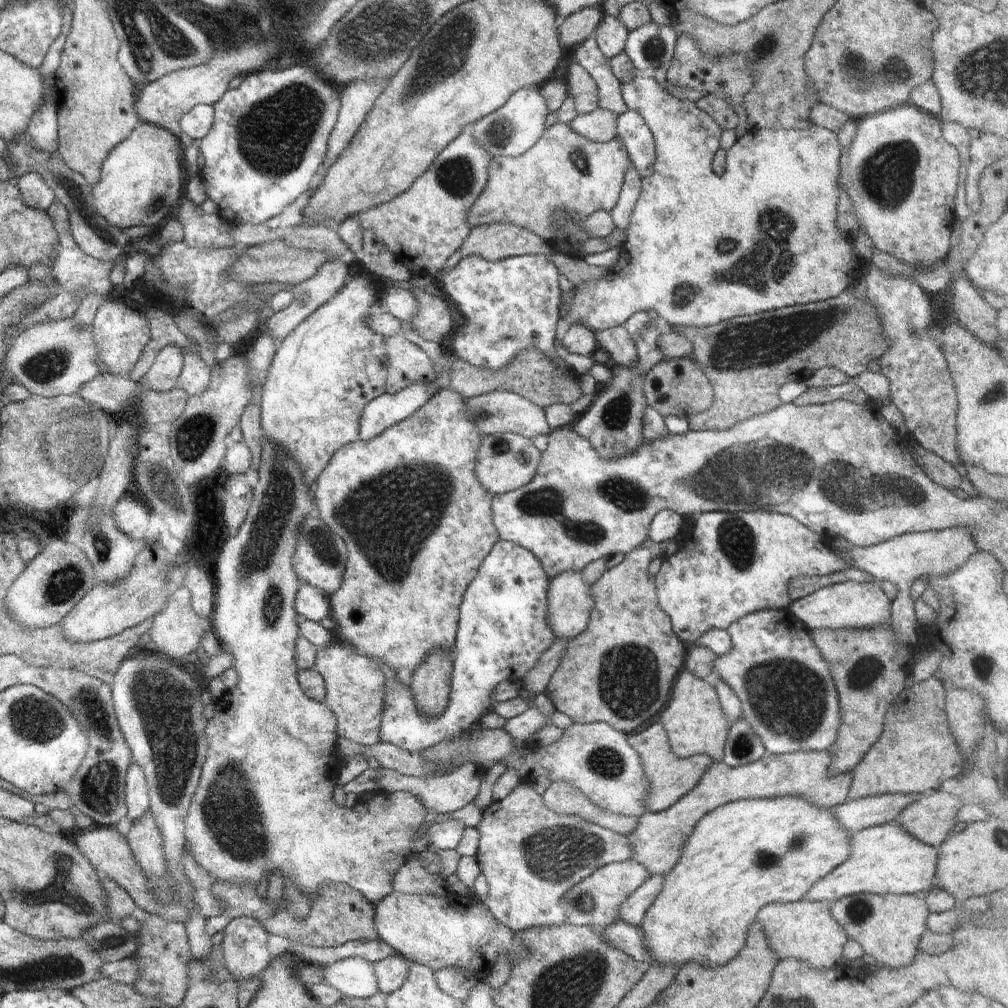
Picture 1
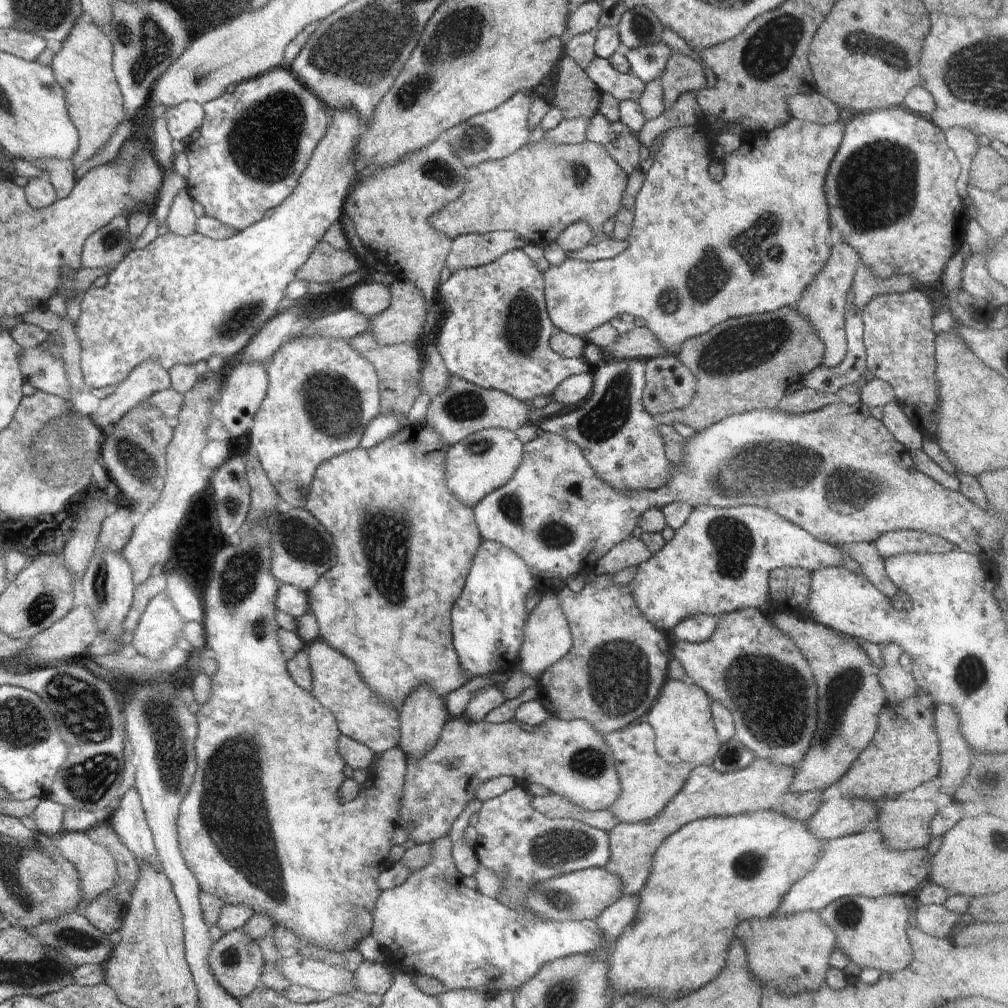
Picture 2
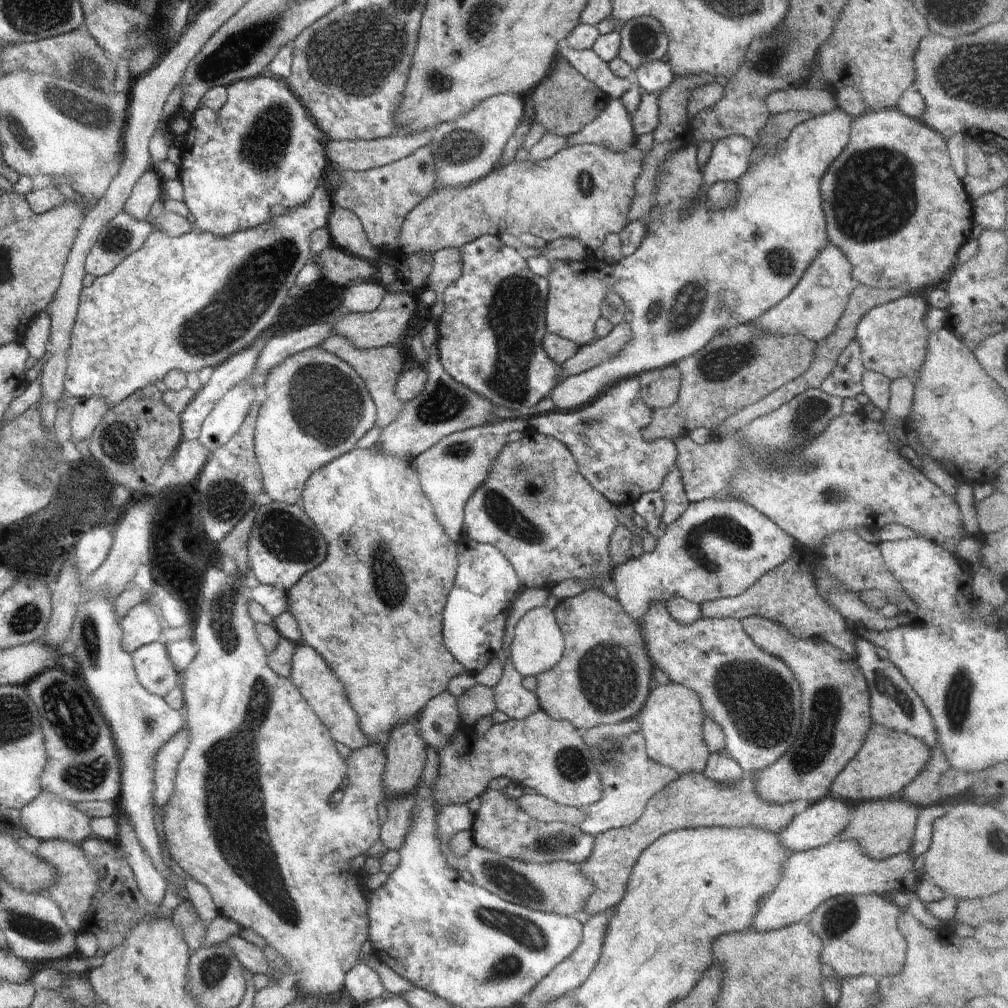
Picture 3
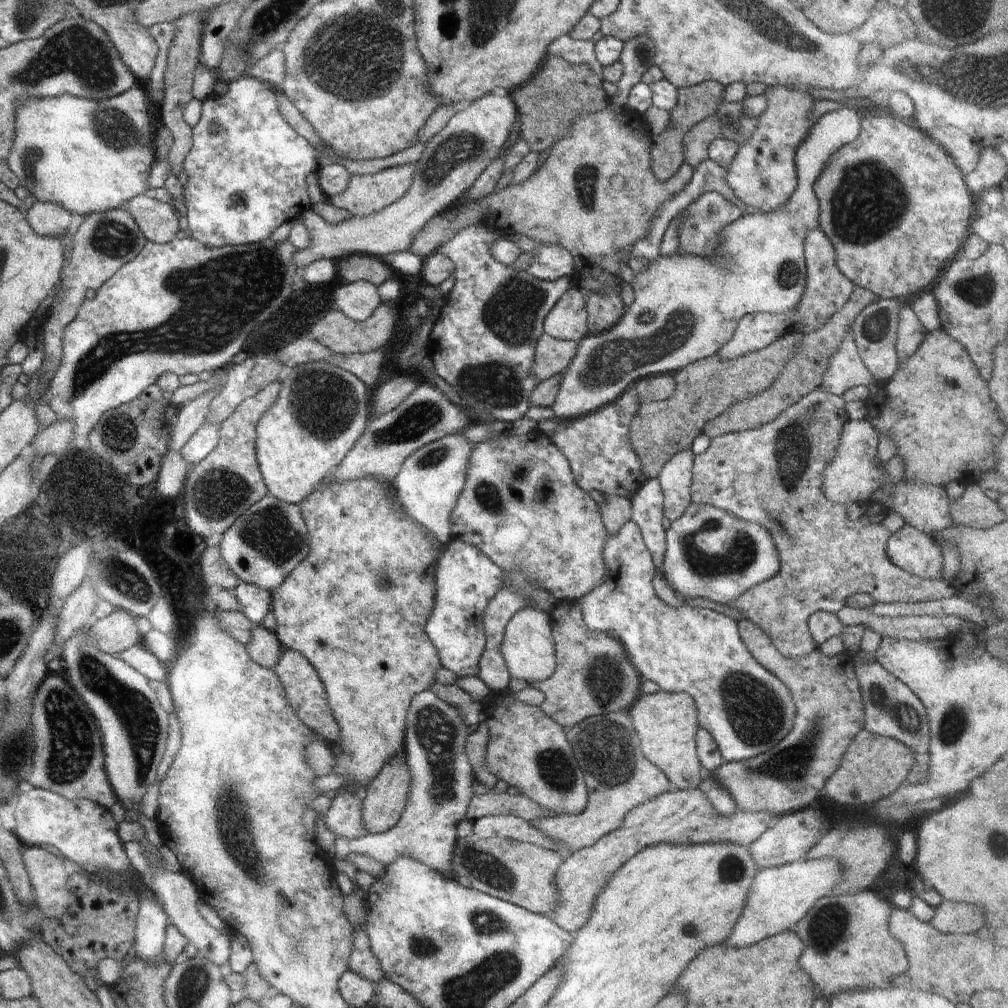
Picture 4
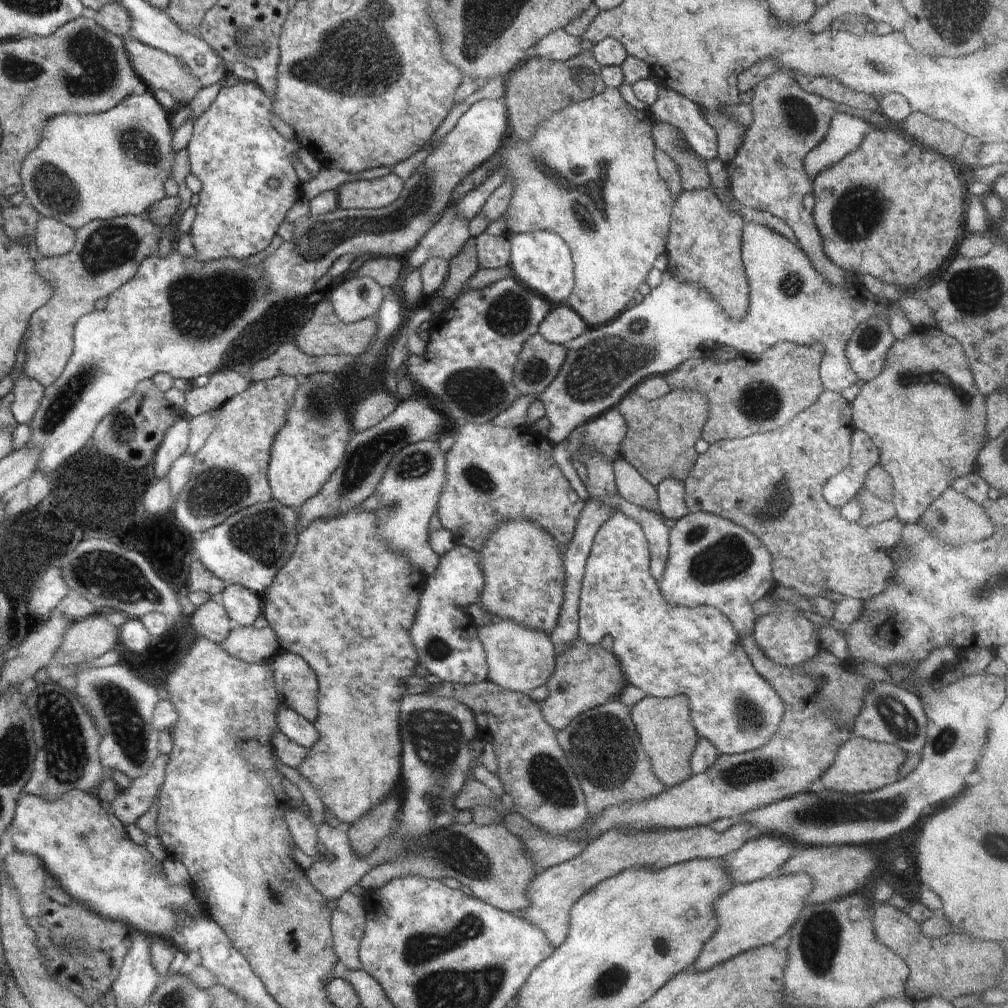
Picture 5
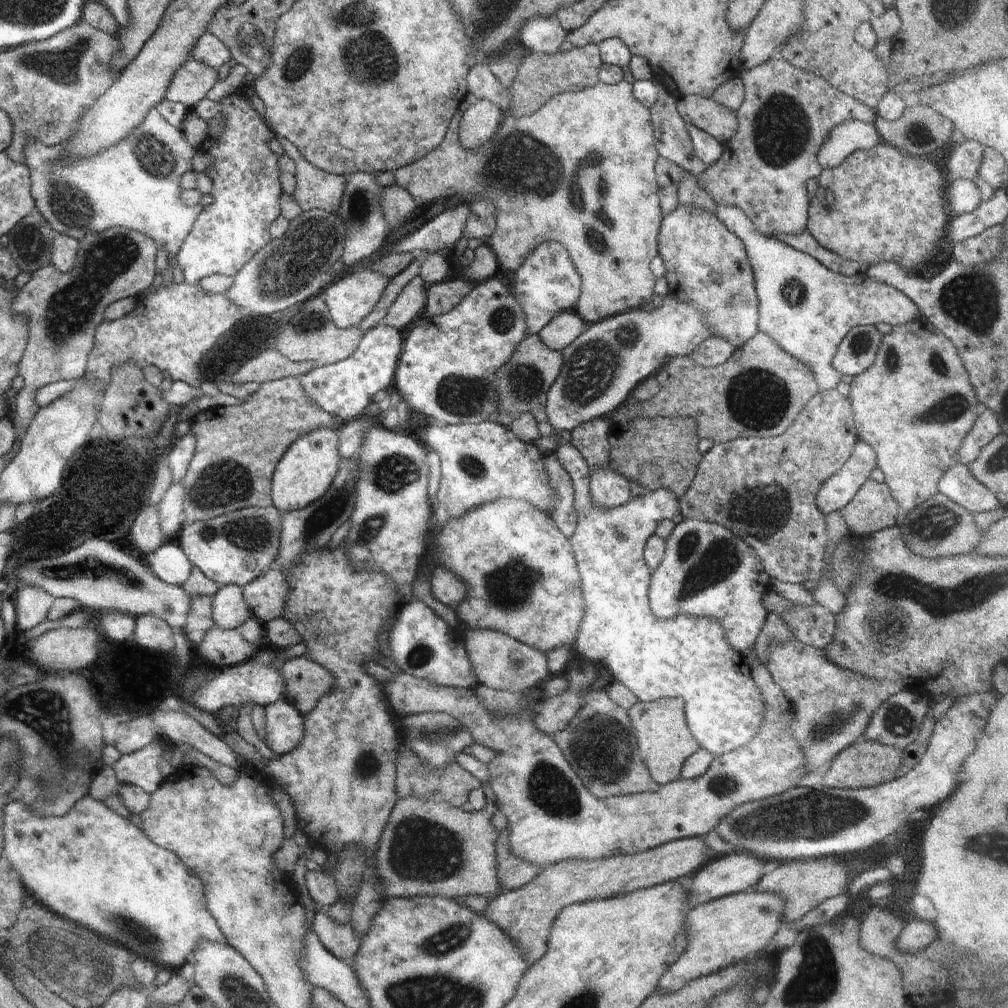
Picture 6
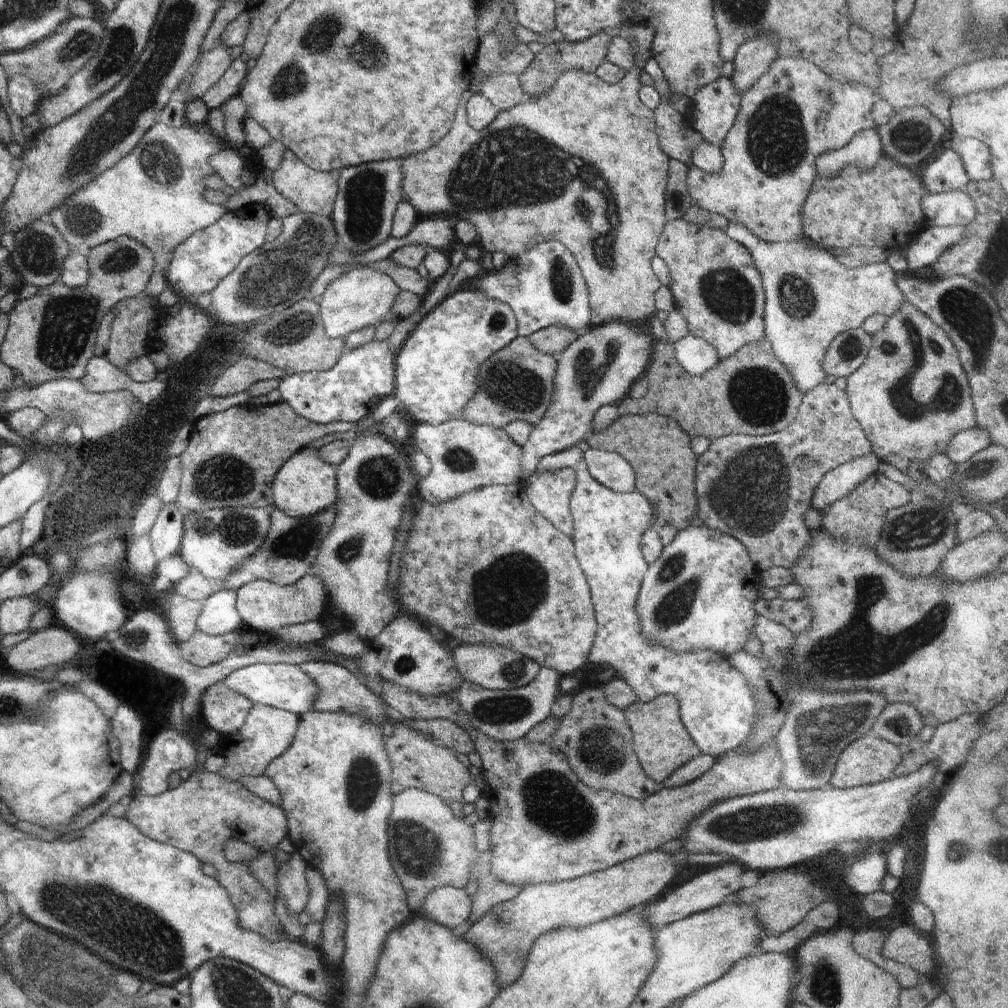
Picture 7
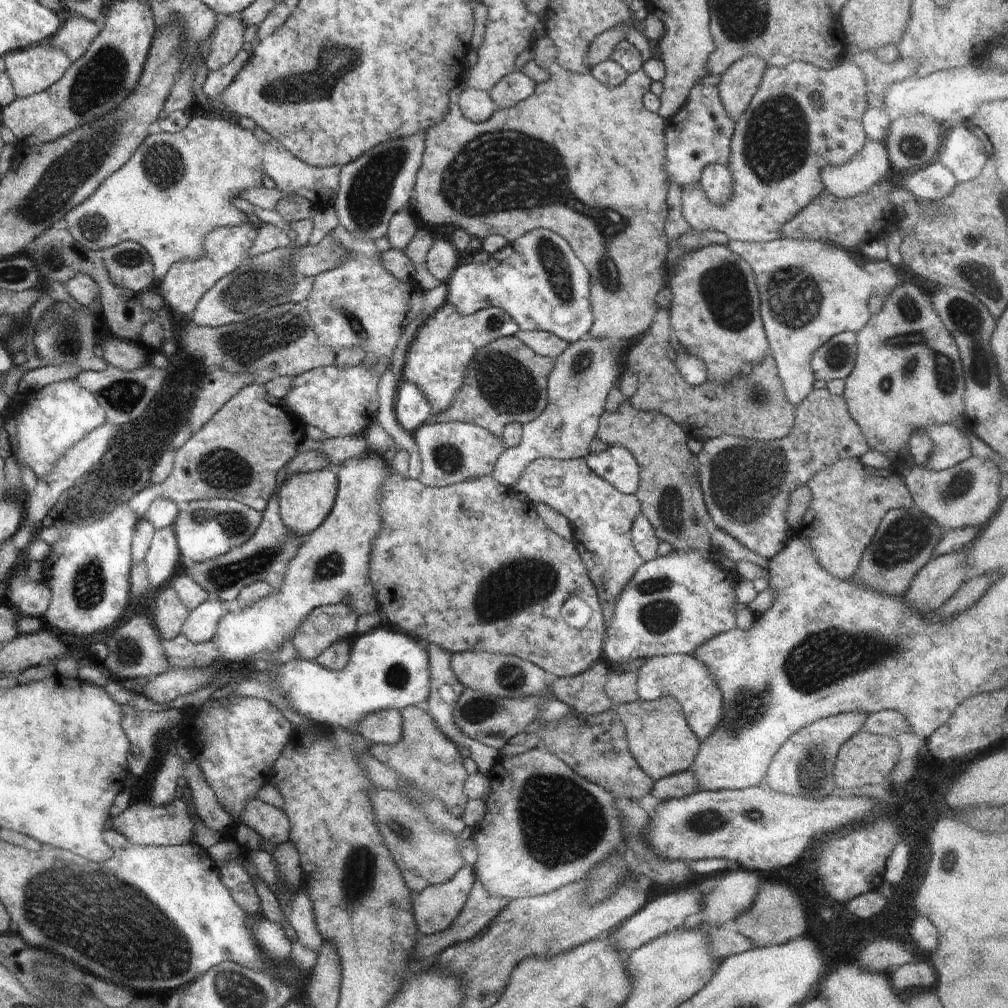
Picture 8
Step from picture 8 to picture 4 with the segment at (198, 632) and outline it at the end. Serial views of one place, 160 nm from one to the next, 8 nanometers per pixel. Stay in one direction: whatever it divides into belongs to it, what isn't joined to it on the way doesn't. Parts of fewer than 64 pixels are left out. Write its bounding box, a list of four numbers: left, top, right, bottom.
[234,582,271,626]

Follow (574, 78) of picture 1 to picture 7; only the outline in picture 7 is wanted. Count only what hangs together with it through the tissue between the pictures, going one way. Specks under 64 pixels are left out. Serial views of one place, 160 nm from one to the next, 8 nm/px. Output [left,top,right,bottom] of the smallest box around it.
[518,33,610,100]

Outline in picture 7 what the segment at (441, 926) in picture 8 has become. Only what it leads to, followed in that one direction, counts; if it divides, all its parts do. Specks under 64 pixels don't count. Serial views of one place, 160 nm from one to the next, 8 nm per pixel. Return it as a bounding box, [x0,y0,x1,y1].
[418,887,472,930]

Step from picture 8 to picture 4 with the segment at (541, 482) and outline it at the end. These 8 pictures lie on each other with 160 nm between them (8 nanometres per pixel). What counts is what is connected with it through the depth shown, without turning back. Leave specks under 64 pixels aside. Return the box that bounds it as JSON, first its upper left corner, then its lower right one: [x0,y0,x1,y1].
[579,450,796,763]

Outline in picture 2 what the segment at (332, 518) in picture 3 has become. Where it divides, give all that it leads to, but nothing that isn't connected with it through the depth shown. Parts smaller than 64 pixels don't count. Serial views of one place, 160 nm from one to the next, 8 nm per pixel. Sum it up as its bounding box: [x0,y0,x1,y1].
[305,424,483,703]

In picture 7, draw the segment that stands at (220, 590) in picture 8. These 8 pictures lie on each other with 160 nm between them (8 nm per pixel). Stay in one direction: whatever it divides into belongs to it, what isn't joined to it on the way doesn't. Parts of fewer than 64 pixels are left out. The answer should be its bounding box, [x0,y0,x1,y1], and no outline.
[222,503,336,590]

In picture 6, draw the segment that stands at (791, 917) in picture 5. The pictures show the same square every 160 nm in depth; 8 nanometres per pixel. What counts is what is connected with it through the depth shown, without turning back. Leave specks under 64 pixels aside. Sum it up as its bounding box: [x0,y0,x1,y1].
[656,890,785,991]

